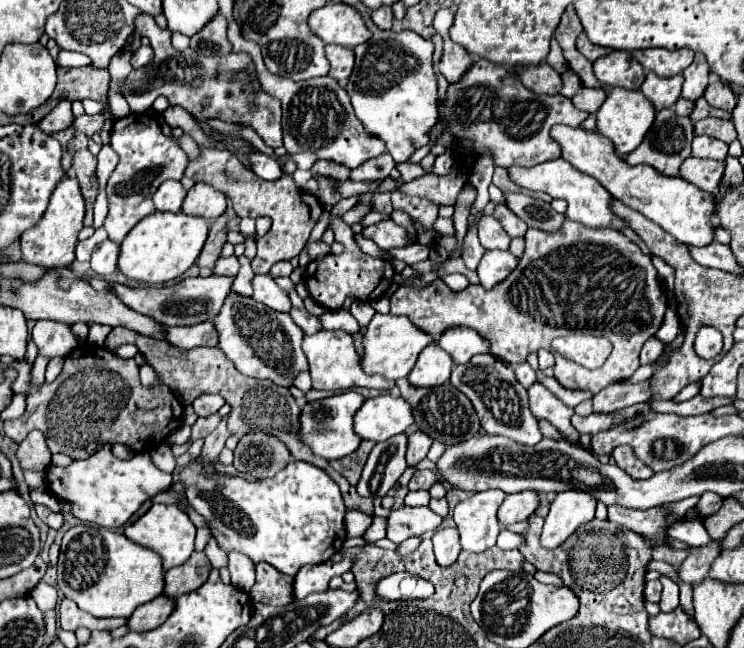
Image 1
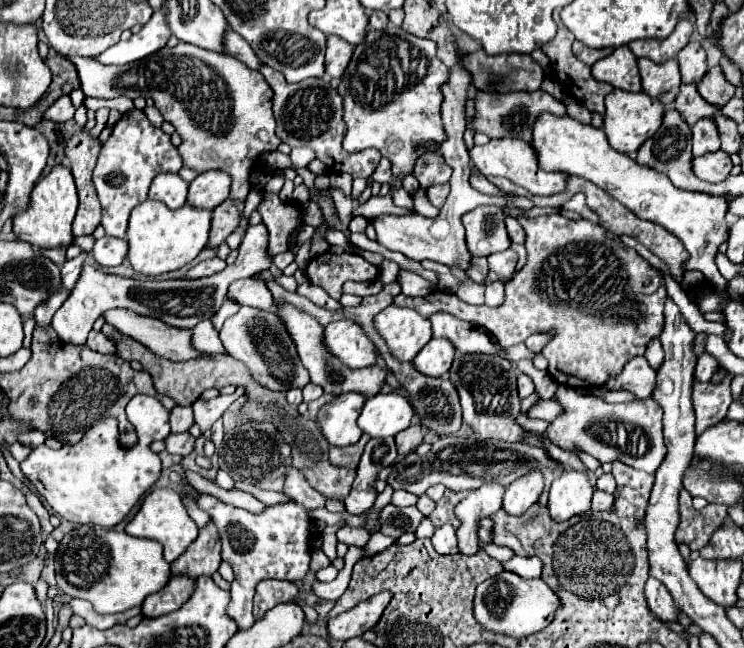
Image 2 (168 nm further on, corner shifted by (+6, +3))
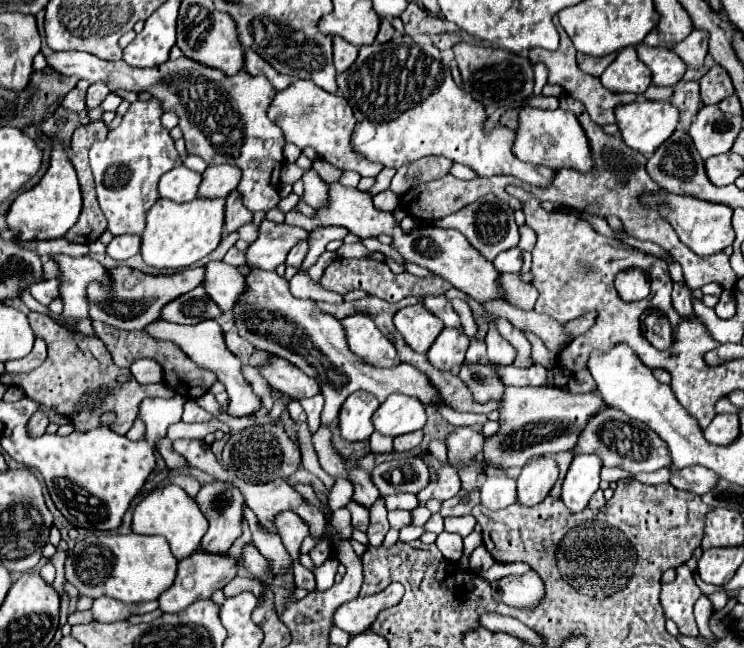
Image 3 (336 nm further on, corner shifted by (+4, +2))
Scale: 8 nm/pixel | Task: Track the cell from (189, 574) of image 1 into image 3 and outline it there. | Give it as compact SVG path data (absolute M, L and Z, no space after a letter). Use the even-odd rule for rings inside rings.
M214 481L200 489L196 503L210 523L210 529L202 537L200 551L226 555L230 545L242 533L242 493L228 483Z

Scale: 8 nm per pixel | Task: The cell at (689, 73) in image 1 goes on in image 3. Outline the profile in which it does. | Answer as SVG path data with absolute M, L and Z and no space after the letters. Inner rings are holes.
M694 29L684 41L680 41L680 43L674 45L674 53L690 69L704 67L704 59L708 55L708 33Z

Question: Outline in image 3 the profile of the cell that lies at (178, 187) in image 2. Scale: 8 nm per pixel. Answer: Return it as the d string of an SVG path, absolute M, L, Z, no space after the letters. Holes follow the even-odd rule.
M180 165L160 177L158 193L160 193L160 197L166 197L174 203L188 203L196 197L200 179L202 179L202 175Z

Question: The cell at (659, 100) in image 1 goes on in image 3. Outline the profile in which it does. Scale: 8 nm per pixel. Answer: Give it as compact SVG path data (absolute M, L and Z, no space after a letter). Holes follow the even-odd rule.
M638 45L636 47L638 57L644 65L648 65L648 69L652 71L652 83L658 87L674 87L684 71L686 65L682 63L682 59L672 51L672 49L662 49L662 47L646 47L646 45Z

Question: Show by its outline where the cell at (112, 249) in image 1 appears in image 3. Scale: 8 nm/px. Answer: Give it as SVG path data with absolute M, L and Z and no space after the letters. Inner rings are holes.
M120 235L106 245L106 255L116 261L126 261L140 251L140 235Z

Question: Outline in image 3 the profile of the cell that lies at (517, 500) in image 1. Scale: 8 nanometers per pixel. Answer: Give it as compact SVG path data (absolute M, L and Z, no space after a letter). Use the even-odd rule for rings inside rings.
M540 457L534 463L522 467L516 483L518 483L518 503L524 507L536 505L548 497L552 485L556 483L558 467L552 459Z

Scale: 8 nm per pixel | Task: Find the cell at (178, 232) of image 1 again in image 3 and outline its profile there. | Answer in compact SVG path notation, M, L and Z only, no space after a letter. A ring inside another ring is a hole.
M196 197L190 203L174 203L168 199L158 199L146 213L146 229L142 233L140 255L144 263L156 269L188 267L218 247L222 239L222 225L224 225L224 199Z

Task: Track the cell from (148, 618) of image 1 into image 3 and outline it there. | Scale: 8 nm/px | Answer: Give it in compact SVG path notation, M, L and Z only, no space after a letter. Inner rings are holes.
M194 551L188 559L182 559L178 563L178 575L176 575L176 581L172 583L170 589L166 589L160 597L158 597L158 603L160 603L160 609L164 613L178 613L178 611L184 611L190 603L198 601L198 599L210 599L210 595L216 591L216 589L222 589L232 577L236 577L236 561L230 559L228 555L210 555L210 553L204 553L204 551Z

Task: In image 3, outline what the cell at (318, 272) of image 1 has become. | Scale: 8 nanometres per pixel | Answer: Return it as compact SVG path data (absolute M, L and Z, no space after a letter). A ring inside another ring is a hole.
M342 257L334 259L326 267L326 271L324 271L322 279L320 279L320 285L324 289L334 291L334 293L340 293L340 295L346 295L348 291L354 291L354 289L362 289L362 291L366 291L370 295L376 295L380 299L386 299L390 303L400 301L400 299L404 299L408 295L416 295L418 299L428 297L428 295L442 295L444 291L448 291L452 287L448 281L444 281L440 277L426 277L426 279L422 279L422 277L410 275L408 271L404 271L400 275L394 275L388 269L386 263L372 261L372 259L366 259L366 257L362 257L362 259L342 259Z

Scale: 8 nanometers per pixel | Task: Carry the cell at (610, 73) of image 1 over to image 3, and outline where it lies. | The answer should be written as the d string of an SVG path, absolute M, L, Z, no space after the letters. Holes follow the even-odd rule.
M626 47L618 51L618 57L606 67L606 71L600 75L600 81L614 93L642 95L650 87L650 71L636 57L636 49Z

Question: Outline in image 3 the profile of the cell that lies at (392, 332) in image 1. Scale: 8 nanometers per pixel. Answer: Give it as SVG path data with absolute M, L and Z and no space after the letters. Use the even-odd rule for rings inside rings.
M424 305L400 309L394 315L394 327L416 353L426 353L438 337L438 333L444 329L440 319L426 311Z

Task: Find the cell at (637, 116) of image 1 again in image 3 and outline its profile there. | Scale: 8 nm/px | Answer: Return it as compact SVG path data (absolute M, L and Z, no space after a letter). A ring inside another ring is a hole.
M638 99L616 107L620 135L630 149L650 157L678 125L678 109L670 101Z

